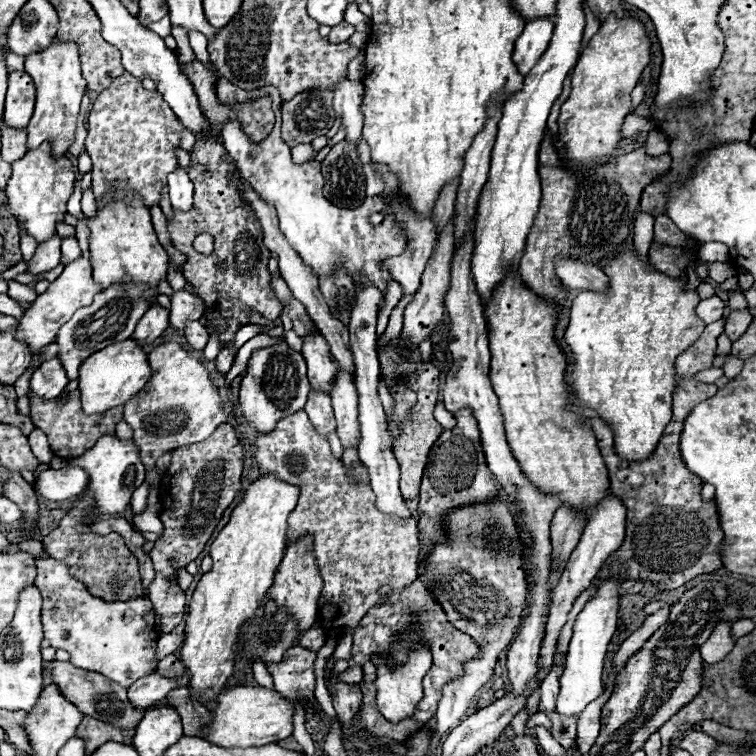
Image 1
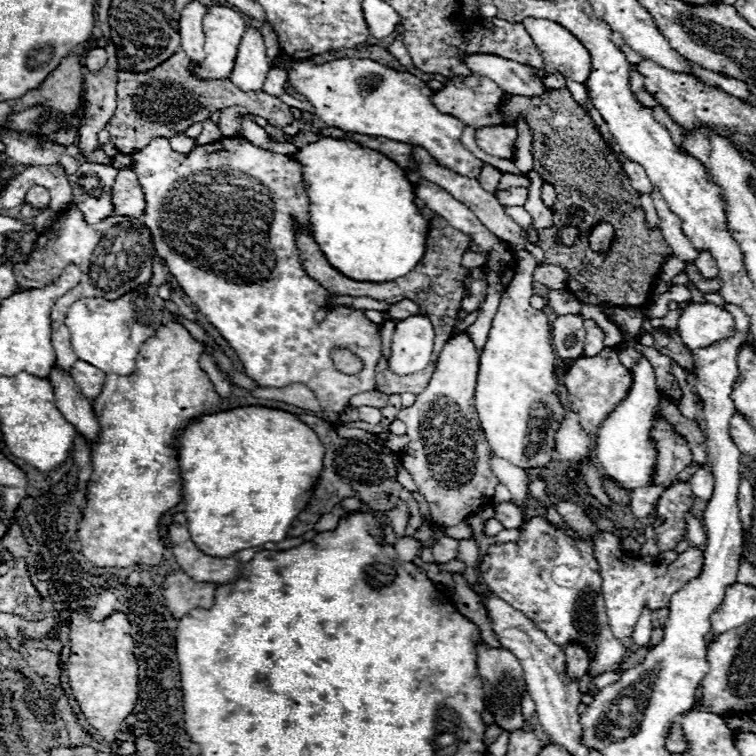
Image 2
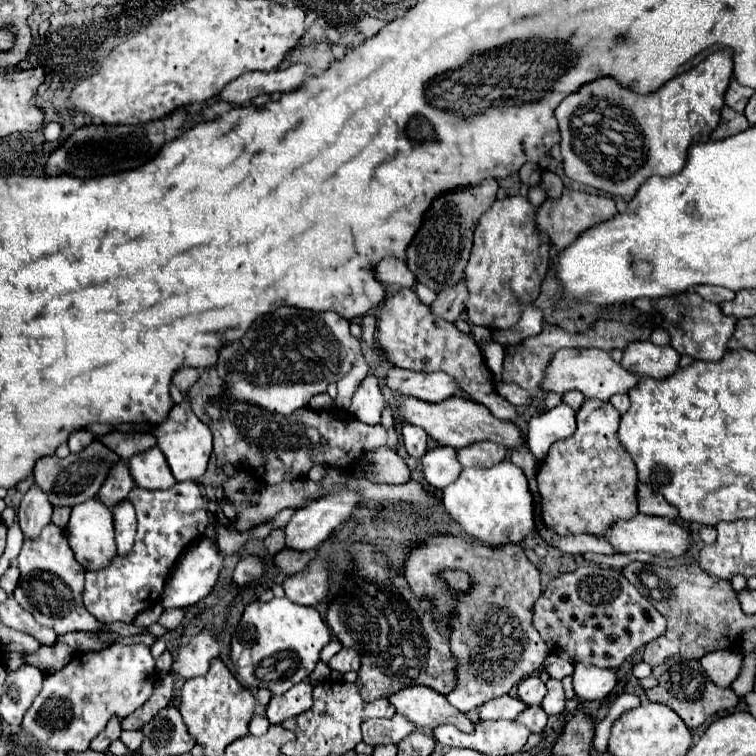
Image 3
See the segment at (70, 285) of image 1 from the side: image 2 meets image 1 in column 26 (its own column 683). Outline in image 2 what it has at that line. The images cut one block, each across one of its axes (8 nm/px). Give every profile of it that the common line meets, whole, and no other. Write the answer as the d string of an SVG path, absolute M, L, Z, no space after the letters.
M690 302L686 308L682 308L678 320L678 334L684 346L690 350L710 346L718 342L718 338L726 338L730 330L734 330L732 316L722 306L712 302Z

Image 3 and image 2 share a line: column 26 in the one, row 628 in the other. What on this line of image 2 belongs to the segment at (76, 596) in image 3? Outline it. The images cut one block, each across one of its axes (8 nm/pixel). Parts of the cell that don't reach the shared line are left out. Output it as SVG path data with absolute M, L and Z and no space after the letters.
M526 516L520 526L520 538L518 542L504 542L504 544L492 544L488 548L488 554L484 556L484 562L478 570L484 584L494 590L500 598L506 598L510 606L516 610L522 610L528 614L528 618L542 630L550 640L554 640L558 646L566 646L570 642L582 644L588 652L590 678L600 676L602 672L616 670L624 658L624 644L612 634L606 604L602 598L602 576L600 566L594 558L594 542L580 538L574 530L570 530L566 524L560 528L546 520L546 516Z

